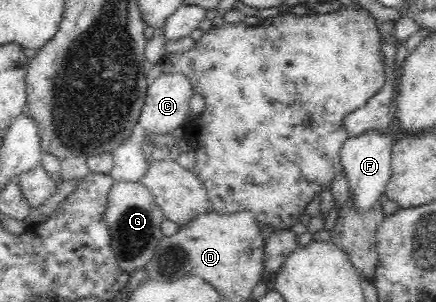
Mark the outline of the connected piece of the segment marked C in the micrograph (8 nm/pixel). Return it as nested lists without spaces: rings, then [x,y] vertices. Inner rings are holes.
[[[160,74],[148,86],[146,101],[138,118],[138,126],[146,135],[172,134],[189,120],[189,98],[194,94],[191,83],[182,74]]]

